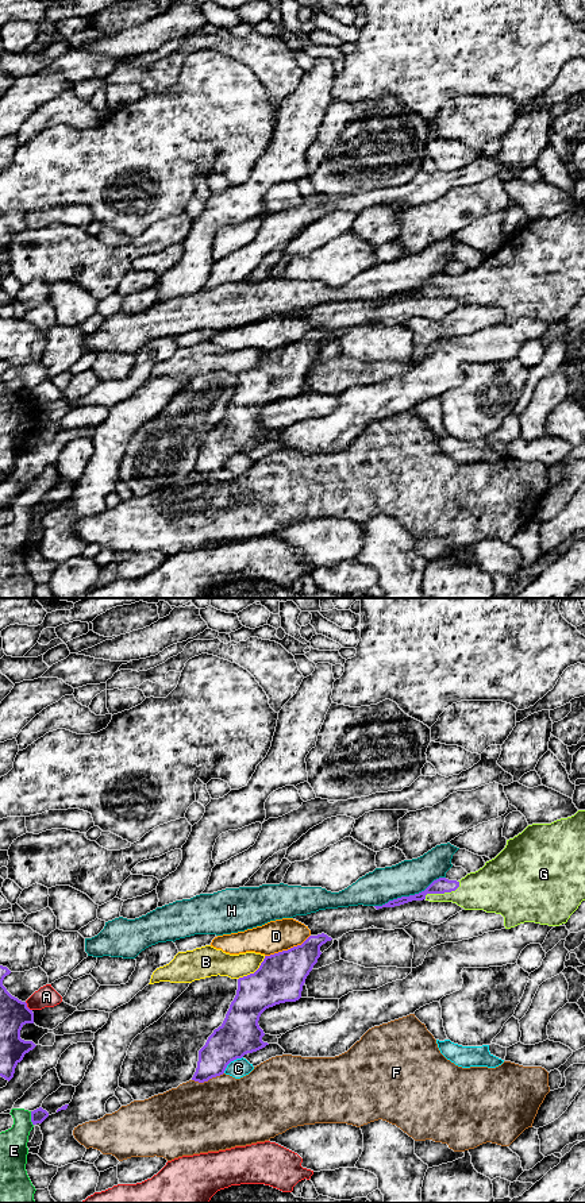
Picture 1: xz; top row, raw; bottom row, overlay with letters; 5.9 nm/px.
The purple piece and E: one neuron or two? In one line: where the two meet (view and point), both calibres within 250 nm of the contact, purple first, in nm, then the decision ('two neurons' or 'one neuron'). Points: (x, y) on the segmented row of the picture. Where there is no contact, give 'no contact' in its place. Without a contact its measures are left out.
xz (31, 1118) | 90/170 nm | two neurons

